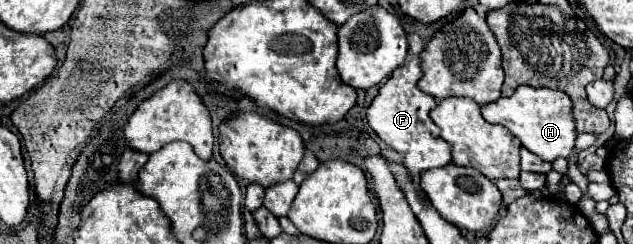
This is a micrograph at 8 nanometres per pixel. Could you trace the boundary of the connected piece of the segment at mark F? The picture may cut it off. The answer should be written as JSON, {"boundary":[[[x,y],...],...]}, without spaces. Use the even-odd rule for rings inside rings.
{"boundary":[[[411,33],[409,35],[409,53],[407,53],[405,63],[401,67],[397,67],[391,73],[391,77],[381,85],[379,95],[373,99],[373,103],[367,109],[369,127],[391,149],[395,149],[395,151],[405,155],[403,165],[409,169],[409,173],[413,177],[413,183],[415,183],[415,187],[417,187],[417,191],[421,195],[423,195],[423,191],[419,189],[419,175],[421,175],[421,171],[433,169],[433,167],[445,167],[451,161],[449,145],[445,141],[441,141],[439,127],[429,117],[429,113],[437,105],[437,101],[417,87],[417,81],[423,75],[421,59],[419,59],[423,49],[425,49],[423,39],[419,35],[415,35],[415,33]]]}

